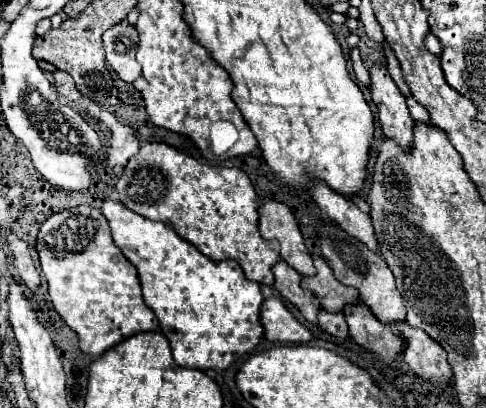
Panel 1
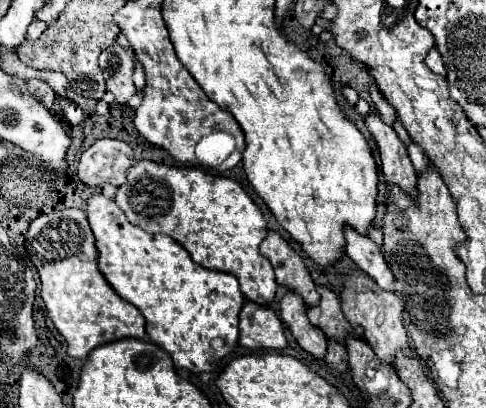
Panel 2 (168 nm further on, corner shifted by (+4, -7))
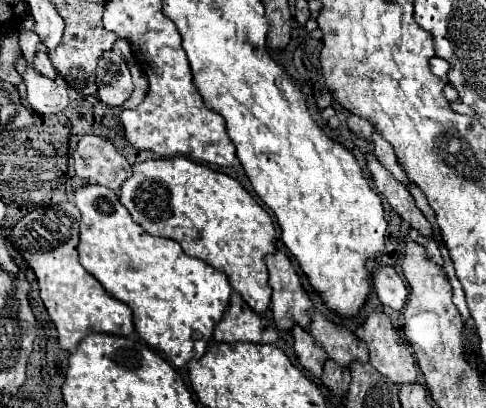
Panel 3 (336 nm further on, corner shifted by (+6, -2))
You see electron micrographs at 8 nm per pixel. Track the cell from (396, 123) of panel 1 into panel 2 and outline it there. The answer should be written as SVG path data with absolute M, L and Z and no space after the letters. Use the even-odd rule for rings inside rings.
M370 112L366 116L366 126L378 144L382 172L386 176L386 182L398 184L400 188L406 188L408 194L416 196L416 182L418 182L416 170L414 170L408 150L406 150L404 142L400 140L400 136L396 134L394 126L386 124L378 112Z

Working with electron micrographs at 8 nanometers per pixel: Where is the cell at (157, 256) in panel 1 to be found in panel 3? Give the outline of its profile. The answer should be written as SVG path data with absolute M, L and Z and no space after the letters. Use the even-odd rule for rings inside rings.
M84 185L74 191L74 205L78 207L82 221L80 221L80 263L82 267L94 275L102 283L108 295L126 303L134 315L134 329L136 333L156 351L164 353L168 361L176 367L186 367L190 359L200 359L206 353L208 341L214 331L214 323L222 319L232 287L220 271L214 271L208 263L202 263L190 255L186 255L180 243L152 237L142 231L138 223L132 221L130 213L118 201L118 195L102 185Z

